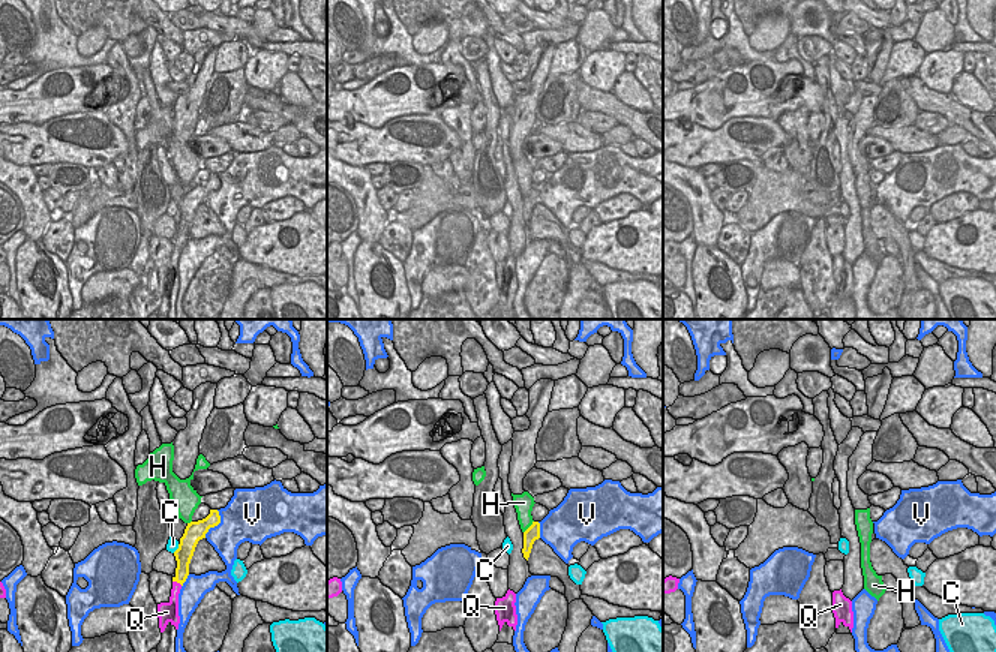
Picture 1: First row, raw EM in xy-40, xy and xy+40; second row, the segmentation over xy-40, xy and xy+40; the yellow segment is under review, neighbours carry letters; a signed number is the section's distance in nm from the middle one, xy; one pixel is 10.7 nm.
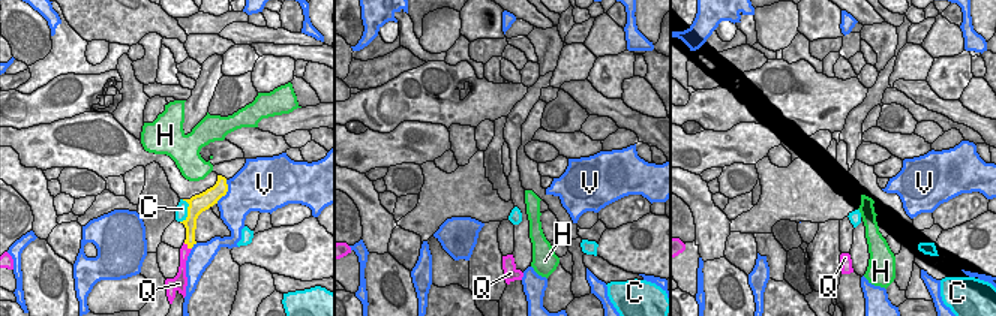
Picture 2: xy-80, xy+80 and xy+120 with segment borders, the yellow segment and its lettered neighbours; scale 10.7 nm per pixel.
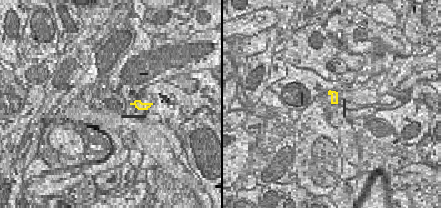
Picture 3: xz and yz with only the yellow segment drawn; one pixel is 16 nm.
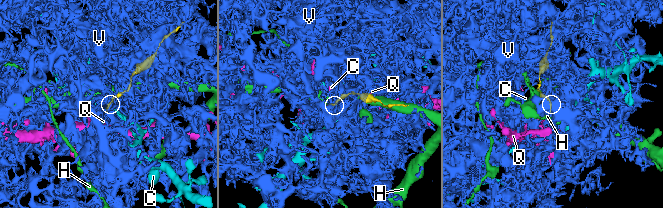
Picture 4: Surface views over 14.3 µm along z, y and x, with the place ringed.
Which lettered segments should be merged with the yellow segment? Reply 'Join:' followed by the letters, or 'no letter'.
Join: no letter

